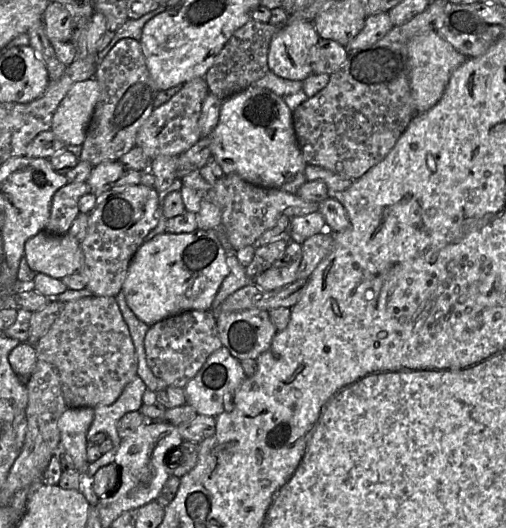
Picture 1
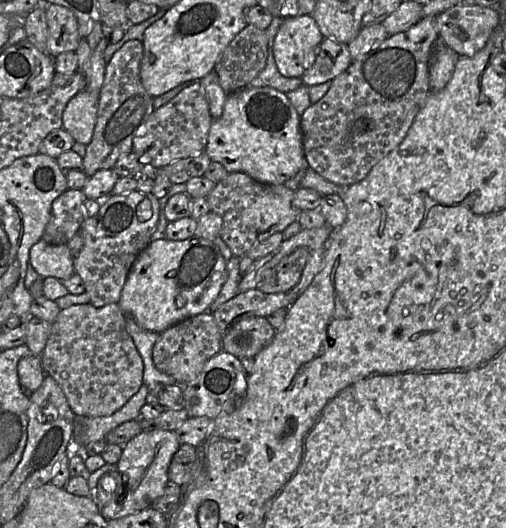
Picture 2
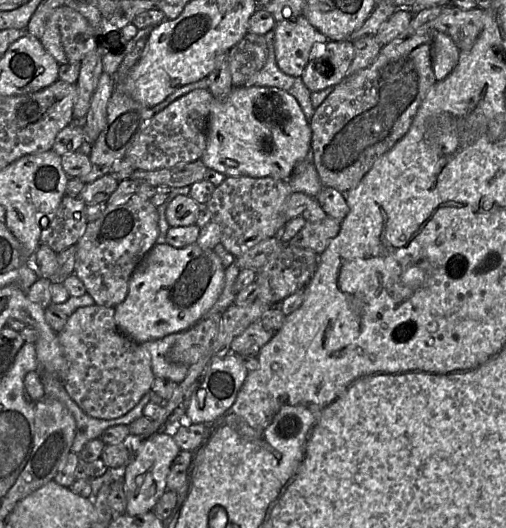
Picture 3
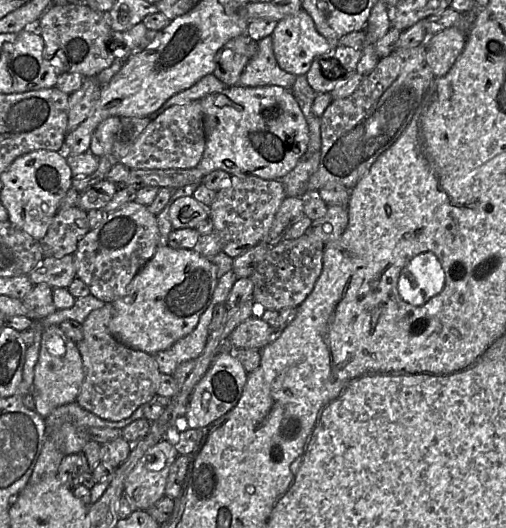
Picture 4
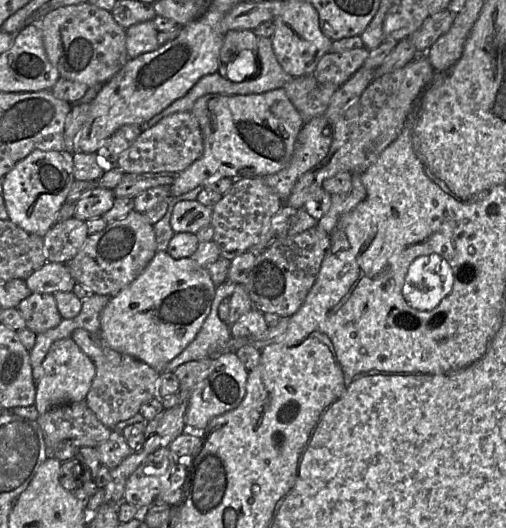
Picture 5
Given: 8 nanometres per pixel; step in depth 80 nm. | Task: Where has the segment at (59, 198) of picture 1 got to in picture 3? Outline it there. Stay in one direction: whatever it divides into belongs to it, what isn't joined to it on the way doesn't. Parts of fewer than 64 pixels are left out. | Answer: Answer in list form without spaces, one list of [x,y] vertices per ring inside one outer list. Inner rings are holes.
[[[64,195],[53,218],[46,228],[42,230],[40,244],[48,246],[57,254],[72,245],[76,245],[88,223],[86,219],[86,207],[87,205],[80,198]]]

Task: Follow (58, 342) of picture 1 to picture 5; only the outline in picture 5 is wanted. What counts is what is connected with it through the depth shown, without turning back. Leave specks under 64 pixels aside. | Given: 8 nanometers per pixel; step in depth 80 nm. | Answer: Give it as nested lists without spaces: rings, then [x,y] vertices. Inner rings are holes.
[[[99,336],[102,354],[93,359],[96,368],[95,377],[85,398],[85,403],[97,418],[108,428],[128,420],[140,412],[141,406],[157,394],[157,382],[160,373],[148,364],[110,348]]]

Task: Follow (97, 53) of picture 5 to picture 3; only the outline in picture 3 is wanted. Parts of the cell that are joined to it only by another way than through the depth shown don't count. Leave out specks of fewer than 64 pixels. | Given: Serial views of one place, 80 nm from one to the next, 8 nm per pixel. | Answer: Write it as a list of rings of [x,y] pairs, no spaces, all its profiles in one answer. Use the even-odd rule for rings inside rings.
[[[64,5],[50,14],[40,41],[59,65],[81,63],[85,55],[97,47],[95,31],[87,19]]]

